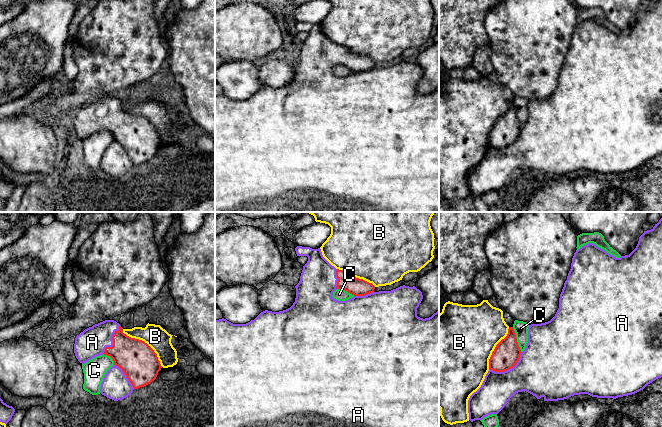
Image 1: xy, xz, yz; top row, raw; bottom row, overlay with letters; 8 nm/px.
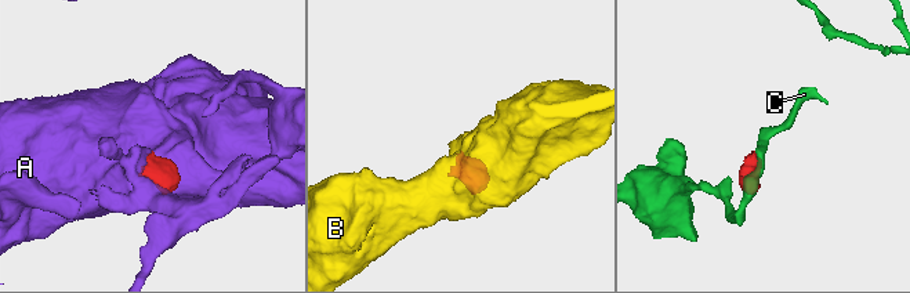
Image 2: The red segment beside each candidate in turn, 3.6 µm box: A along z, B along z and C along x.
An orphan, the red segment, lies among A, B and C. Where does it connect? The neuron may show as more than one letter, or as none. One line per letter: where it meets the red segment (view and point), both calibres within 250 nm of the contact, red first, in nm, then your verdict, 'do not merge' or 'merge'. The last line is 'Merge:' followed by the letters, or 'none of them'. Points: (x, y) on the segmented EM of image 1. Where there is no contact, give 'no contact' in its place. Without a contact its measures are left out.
A: yz (508, 369) | 220/380 nm | merge
B: xy (144, 342) | 300/180 nm | do not merge
C: yz (516, 340) | 220/110 nm | do not merge
Merge: A

